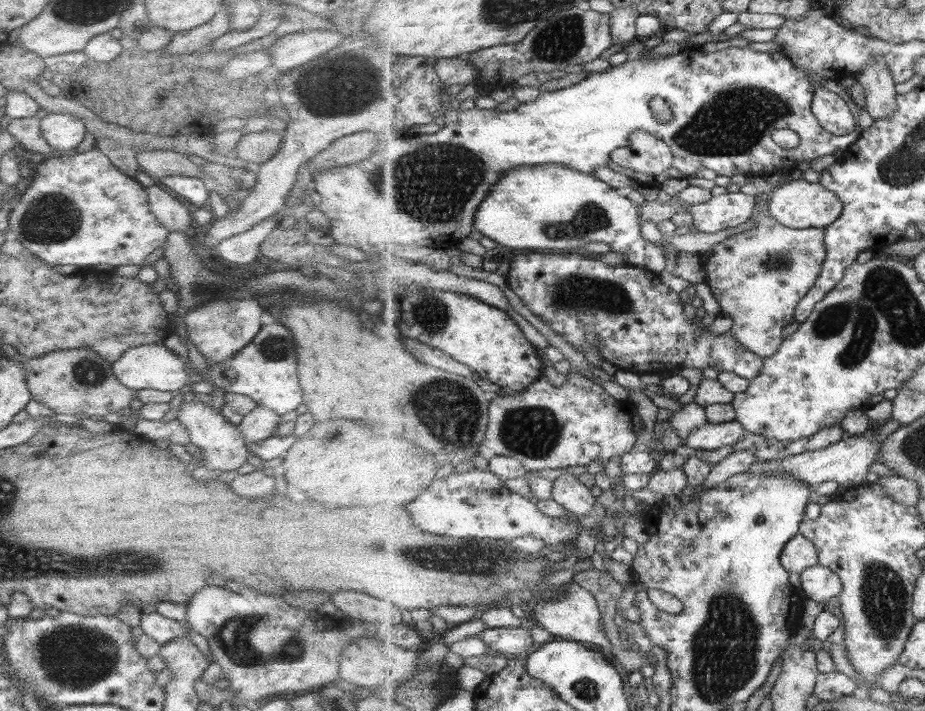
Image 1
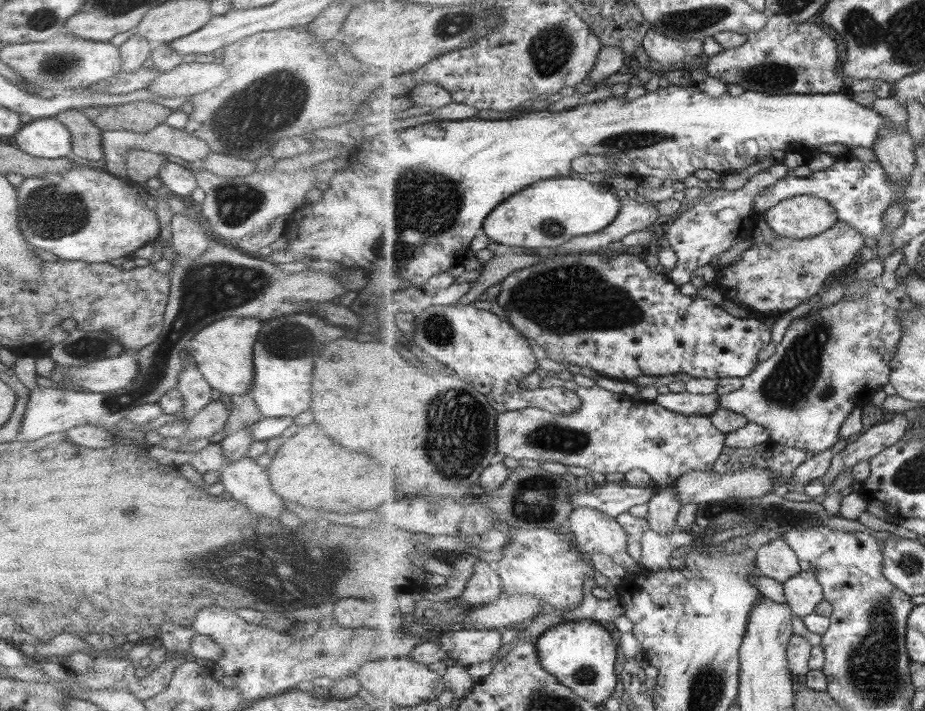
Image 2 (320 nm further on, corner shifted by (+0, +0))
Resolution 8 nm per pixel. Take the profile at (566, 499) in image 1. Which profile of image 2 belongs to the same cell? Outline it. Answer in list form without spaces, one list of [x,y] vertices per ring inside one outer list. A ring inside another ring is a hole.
[[[575,508],[570,515],[569,528],[575,534],[575,540],[578,541],[580,549],[589,555],[598,552],[615,556],[617,552],[625,552],[627,546],[629,546],[629,536],[625,536],[625,528],[622,528],[616,519],[594,508]]]

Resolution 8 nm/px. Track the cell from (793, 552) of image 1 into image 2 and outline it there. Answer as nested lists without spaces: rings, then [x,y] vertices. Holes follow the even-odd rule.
[[[783,537],[760,548],[755,563],[761,575],[780,583],[787,582],[803,571],[797,553]]]

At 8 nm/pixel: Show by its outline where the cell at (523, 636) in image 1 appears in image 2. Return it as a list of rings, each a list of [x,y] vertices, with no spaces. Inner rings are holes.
[[[489,629],[443,630],[440,645],[450,662],[470,666],[496,658],[503,646],[501,634],[502,630]]]

